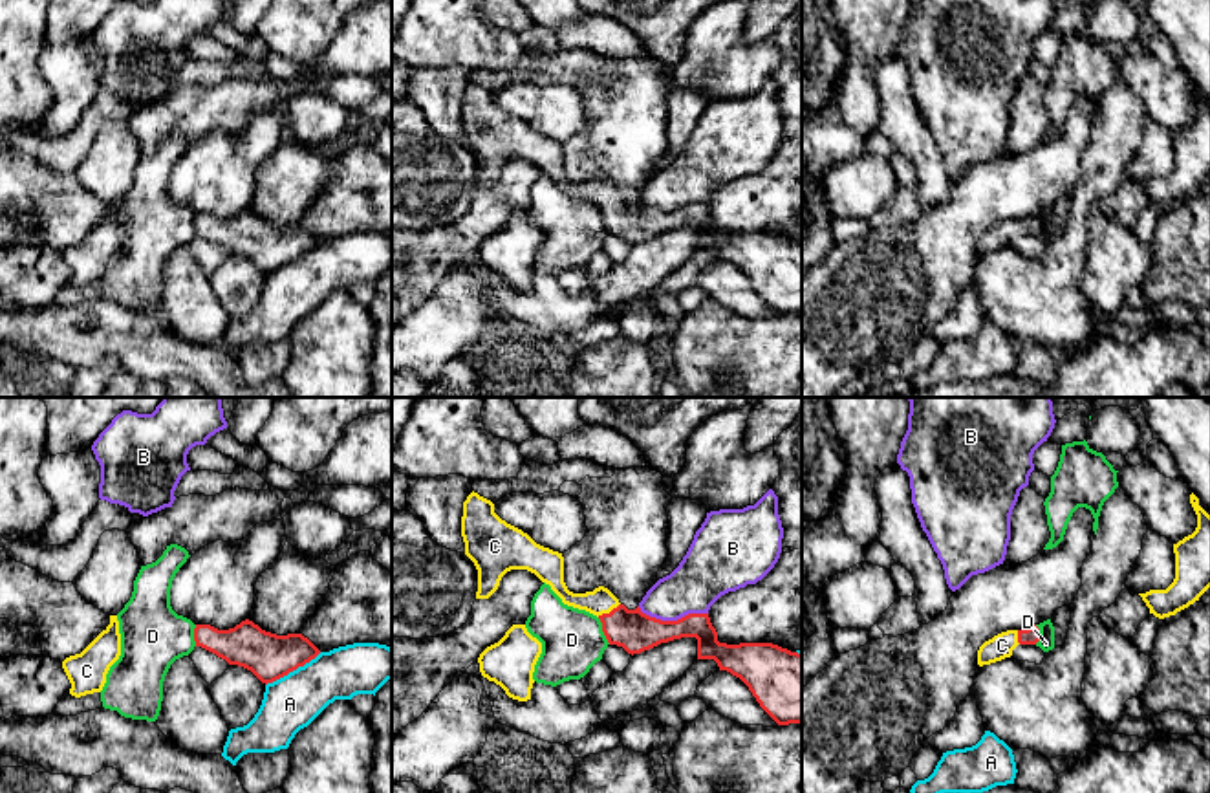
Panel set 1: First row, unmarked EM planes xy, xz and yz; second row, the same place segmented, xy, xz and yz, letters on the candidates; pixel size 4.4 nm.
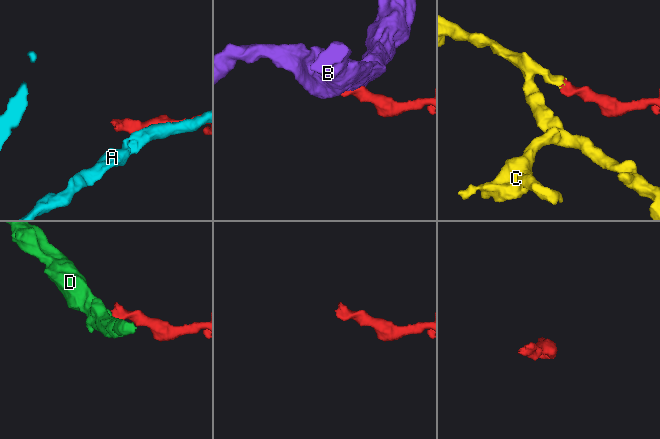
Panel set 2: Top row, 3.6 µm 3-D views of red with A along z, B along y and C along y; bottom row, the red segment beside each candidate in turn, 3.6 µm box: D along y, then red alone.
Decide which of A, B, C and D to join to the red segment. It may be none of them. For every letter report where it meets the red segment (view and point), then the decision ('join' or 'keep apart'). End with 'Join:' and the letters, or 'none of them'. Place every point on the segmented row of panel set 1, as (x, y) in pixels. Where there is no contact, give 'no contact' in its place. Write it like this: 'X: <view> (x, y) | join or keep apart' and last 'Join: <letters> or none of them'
A: xy (293, 669) | keep apart
B: xz (672, 621) | keep apart
C: xz (610, 612) | join
D: xz (603, 630) | keep apart
Join: C

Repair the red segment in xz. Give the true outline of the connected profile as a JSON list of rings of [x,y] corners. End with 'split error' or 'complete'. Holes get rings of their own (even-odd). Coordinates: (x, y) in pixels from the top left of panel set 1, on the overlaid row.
[[[474,491],[463,502],[461,537],[465,555],[478,570],[476,599],[489,599],[507,571],[527,570],[549,584],[564,604],[597,615],[610,645],[633,656],[661,643],[696,637],[697,659],[714,659],[719,670],[740,678],[778,725],[802,723],[802,654],[772,643],[719,643],[708,614],[661,621],[639,606],[628,610],[604,586],[573,593],[564,582],[562,553],[502,520],[494,504]]]; split error

